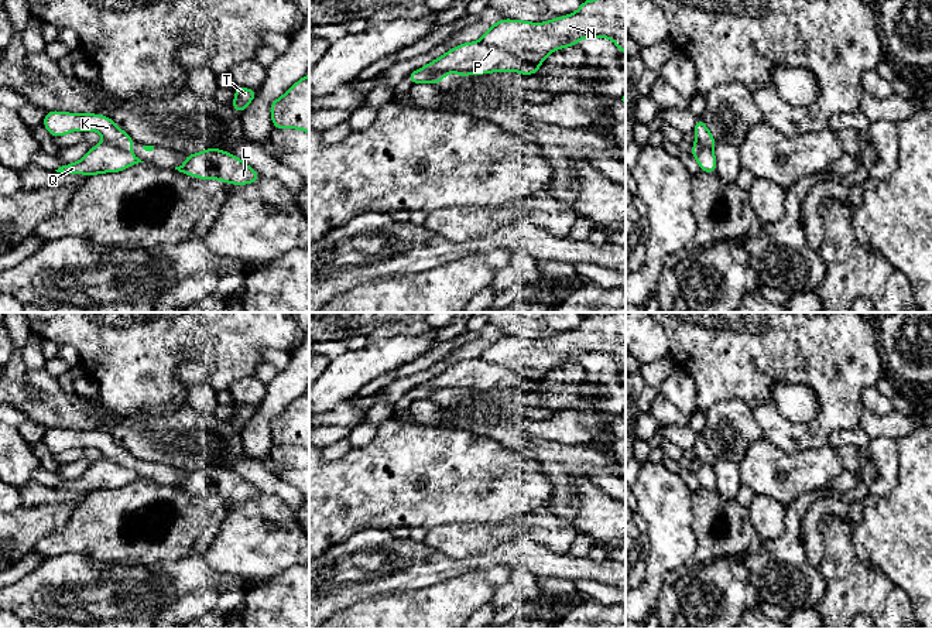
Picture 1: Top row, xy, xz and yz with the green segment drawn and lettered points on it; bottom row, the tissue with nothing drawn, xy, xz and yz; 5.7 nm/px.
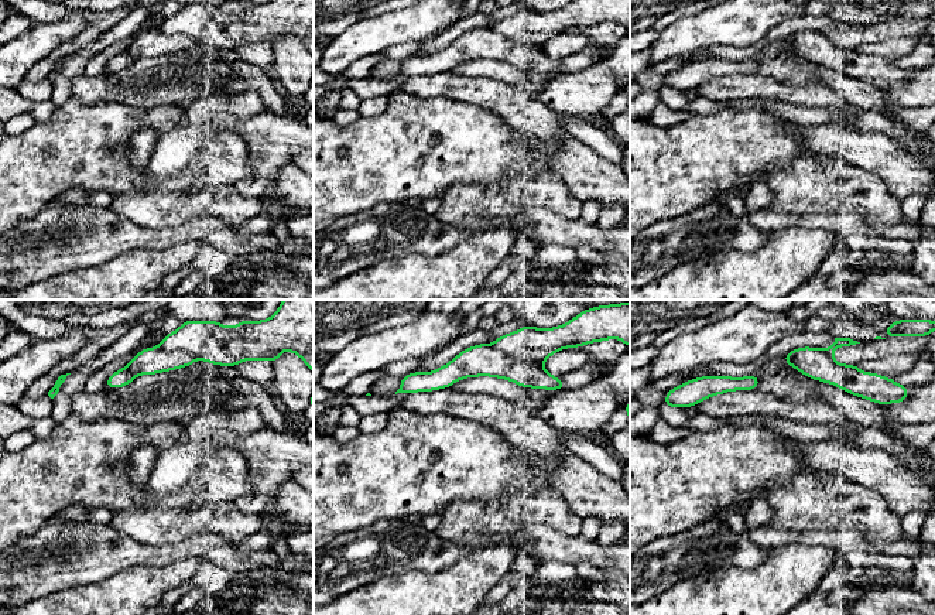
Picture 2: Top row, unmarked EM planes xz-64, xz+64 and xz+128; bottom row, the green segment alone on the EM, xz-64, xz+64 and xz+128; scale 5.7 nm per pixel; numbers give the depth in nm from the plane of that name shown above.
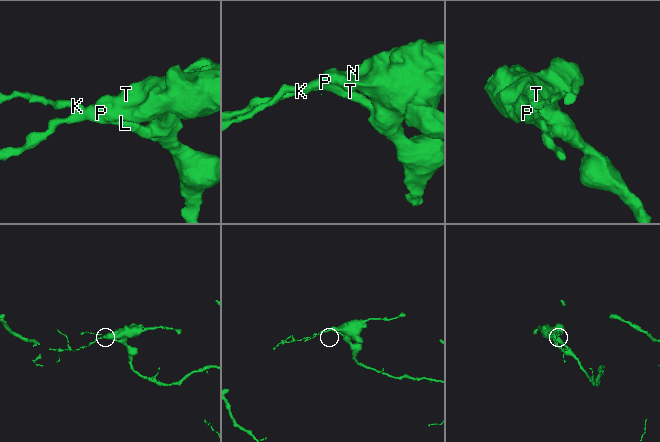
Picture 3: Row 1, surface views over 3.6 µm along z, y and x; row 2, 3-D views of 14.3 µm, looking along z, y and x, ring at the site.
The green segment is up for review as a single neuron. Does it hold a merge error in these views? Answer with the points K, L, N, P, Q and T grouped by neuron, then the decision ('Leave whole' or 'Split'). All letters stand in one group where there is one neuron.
Groups: K / L N P Q T. Split

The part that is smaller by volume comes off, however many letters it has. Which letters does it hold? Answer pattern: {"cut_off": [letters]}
{"cut_off": ["K"]}

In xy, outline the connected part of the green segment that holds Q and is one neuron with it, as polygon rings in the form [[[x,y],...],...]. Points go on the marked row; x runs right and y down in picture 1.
[[[107,141],[90,147],[89,153],[79,161],[55,170],[64,174],[96,175],[103,172],[120,172],[130,165],[144,163],[134,153],[112,146]]]

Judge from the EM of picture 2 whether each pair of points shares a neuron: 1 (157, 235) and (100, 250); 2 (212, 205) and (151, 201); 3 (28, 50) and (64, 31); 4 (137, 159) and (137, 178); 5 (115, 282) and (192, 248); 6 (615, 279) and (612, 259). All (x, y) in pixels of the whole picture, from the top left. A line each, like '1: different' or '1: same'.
1: same
2: same
3: same
4: different
5: same
6: same

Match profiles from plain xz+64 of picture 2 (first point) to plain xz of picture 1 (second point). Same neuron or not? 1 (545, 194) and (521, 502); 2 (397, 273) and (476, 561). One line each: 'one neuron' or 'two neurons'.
1: two neurons
2: two neurons

